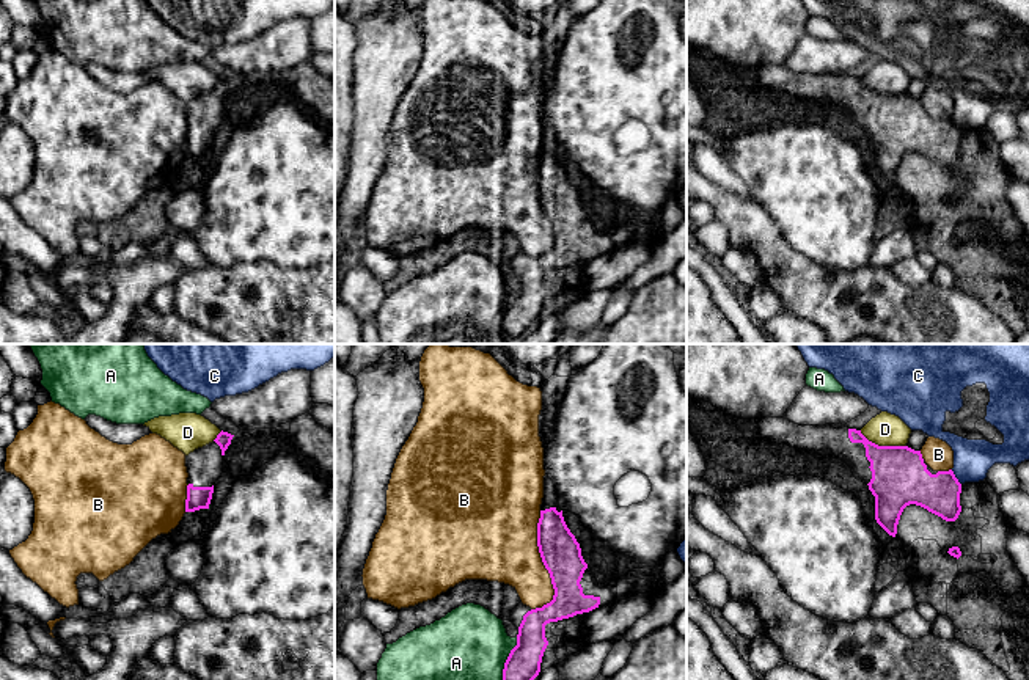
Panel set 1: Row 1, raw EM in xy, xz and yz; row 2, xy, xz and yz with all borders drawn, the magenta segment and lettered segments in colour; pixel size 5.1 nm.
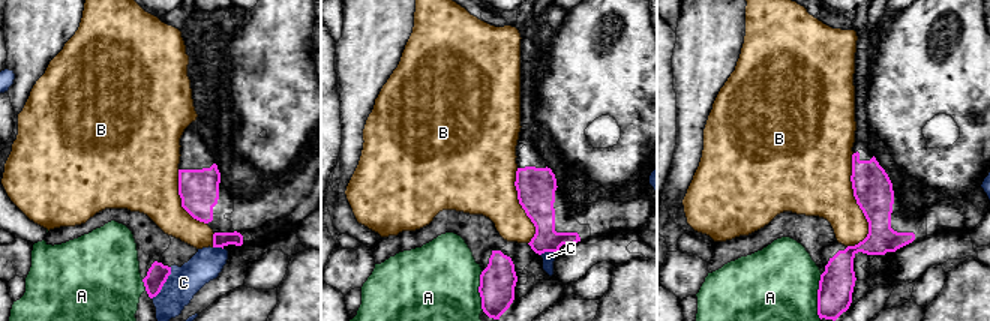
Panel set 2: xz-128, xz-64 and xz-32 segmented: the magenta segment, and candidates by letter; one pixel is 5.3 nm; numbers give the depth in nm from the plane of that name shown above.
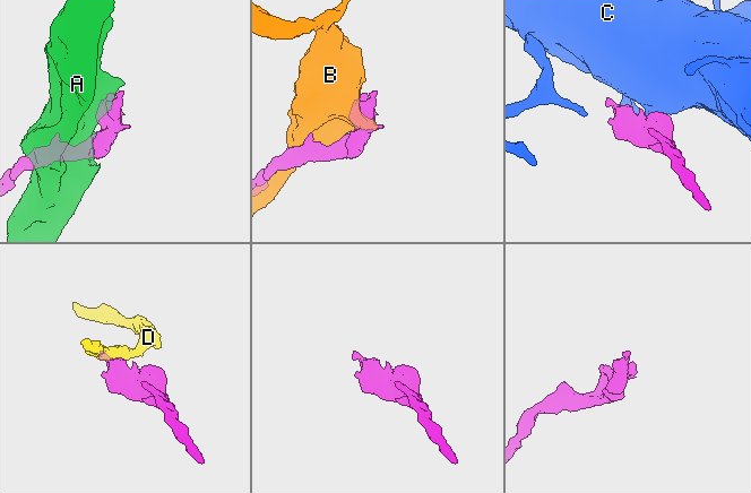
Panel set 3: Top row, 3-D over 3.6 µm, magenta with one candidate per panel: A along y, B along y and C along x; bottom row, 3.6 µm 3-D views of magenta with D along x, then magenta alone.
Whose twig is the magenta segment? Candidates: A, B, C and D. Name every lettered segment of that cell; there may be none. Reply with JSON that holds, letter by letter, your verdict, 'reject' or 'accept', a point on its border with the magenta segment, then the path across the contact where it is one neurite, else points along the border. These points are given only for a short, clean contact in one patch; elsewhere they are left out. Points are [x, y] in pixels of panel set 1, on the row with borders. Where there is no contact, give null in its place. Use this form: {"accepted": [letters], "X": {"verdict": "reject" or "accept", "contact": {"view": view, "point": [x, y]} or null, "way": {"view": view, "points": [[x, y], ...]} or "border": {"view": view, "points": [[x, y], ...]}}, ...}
{"accepted": [], "A": {"verdict": "reject", "contact": {"view": "xz", "point": [508, 658]}}, "B": {"verdict": "reject", "contact": {"view": "xz", "point": [544, 564]}}, "C": {"verdict": "reject", "contact": {"view": "yz", "point": [955, 478]}}, "D": {"verdict": "reject", "contact": {"view": "yz", "point": [883, 446]}, "border": {"view": "yz", "points": [[860, 431], [878, 445], [905, 446]]}}}

